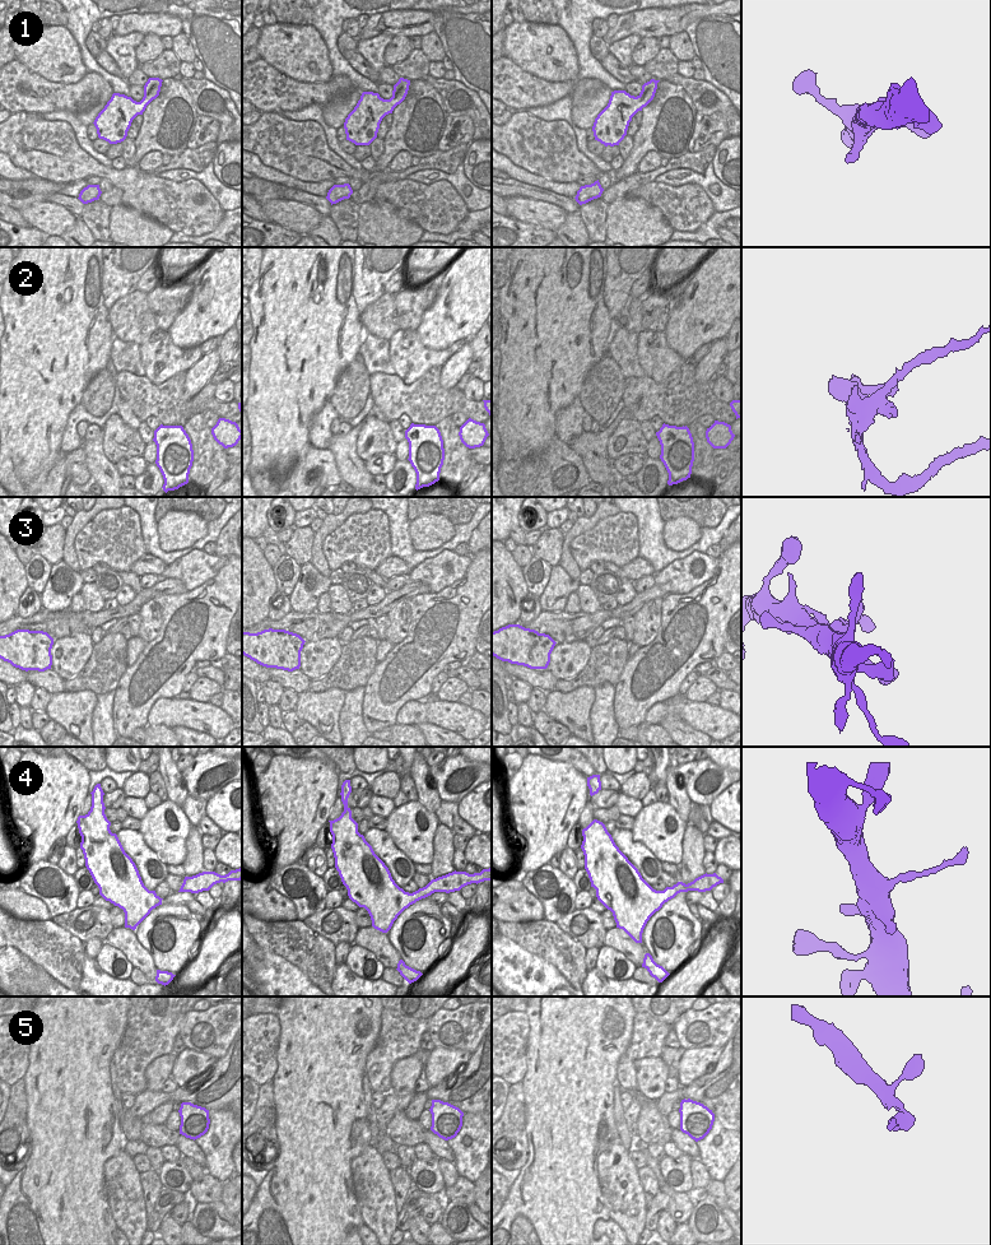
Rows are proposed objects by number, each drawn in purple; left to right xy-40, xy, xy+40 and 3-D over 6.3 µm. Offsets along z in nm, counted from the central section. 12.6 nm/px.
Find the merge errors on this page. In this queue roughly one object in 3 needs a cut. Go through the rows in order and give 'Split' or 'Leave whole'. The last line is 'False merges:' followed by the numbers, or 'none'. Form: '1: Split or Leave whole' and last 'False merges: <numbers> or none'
1: Leave whole
2: Split
3: Leave whole
4: Leave whole
5: Split
False merges: 2, 5.

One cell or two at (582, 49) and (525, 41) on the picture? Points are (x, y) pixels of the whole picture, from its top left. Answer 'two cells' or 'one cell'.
two cells

